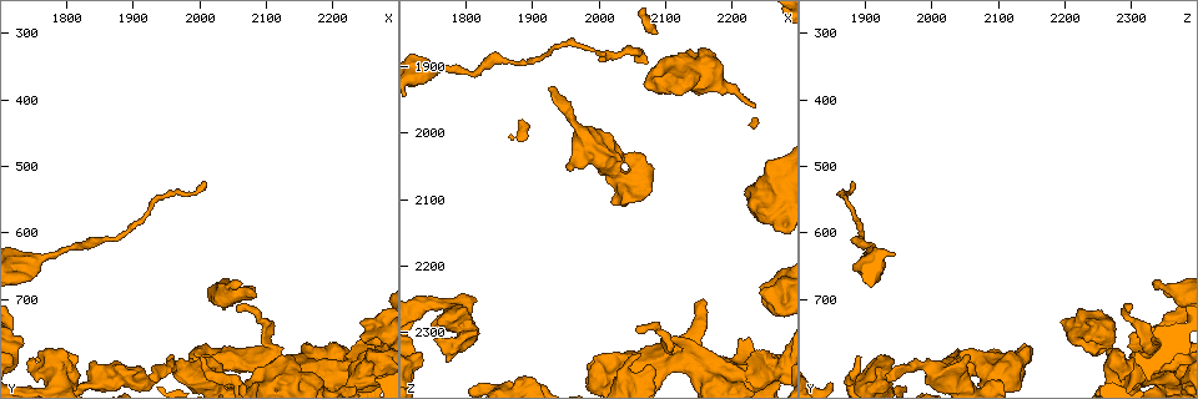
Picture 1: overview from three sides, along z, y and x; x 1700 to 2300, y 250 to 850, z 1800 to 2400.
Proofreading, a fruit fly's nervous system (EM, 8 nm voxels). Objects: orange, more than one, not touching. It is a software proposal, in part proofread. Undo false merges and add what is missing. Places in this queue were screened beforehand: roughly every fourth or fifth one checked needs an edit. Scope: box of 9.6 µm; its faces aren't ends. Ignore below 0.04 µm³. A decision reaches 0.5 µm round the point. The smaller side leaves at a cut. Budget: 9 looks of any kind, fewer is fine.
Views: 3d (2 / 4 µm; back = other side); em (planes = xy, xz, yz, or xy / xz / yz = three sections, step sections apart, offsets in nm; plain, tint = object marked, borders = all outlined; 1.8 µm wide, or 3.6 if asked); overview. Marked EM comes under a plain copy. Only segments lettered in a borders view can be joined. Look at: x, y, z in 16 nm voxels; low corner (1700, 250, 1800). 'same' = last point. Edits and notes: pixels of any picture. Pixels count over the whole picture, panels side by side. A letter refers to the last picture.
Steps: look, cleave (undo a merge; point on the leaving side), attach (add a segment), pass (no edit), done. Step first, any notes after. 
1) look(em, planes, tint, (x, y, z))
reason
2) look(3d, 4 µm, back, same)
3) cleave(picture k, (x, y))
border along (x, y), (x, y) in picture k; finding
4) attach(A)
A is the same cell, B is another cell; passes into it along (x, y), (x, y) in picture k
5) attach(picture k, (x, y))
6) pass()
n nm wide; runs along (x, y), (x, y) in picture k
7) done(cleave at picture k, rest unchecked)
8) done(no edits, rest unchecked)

look(3d, 4 µm, (2260, 740, 2245))
sudden change in width

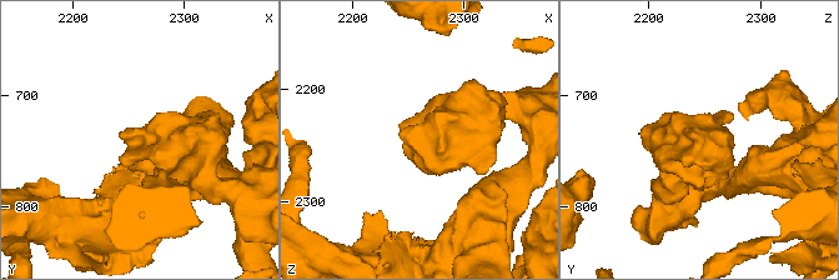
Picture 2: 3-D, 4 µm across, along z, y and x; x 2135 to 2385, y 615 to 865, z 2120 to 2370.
look(em, 3.6 µm, planes, tint, (2258, 740, 2246))
shape alone is not enough

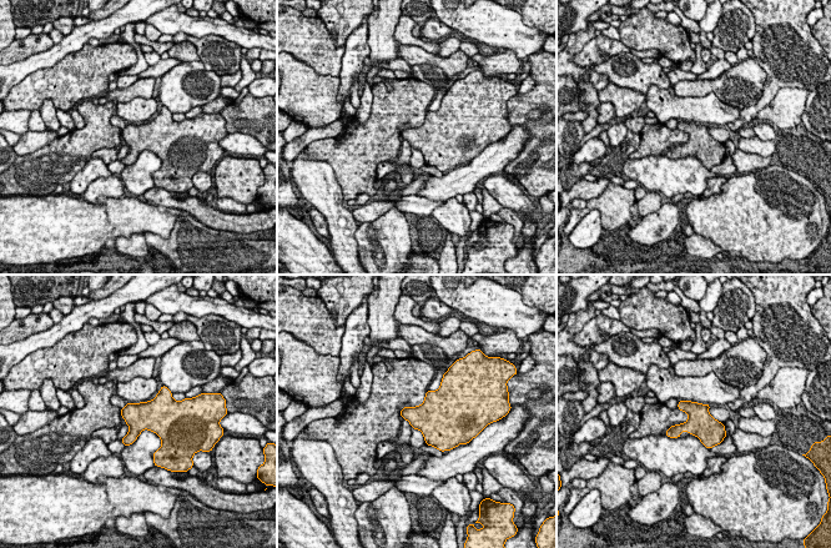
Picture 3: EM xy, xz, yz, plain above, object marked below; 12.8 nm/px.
look(em, 3.6 µm, planes, borders, same)
see the neighbours

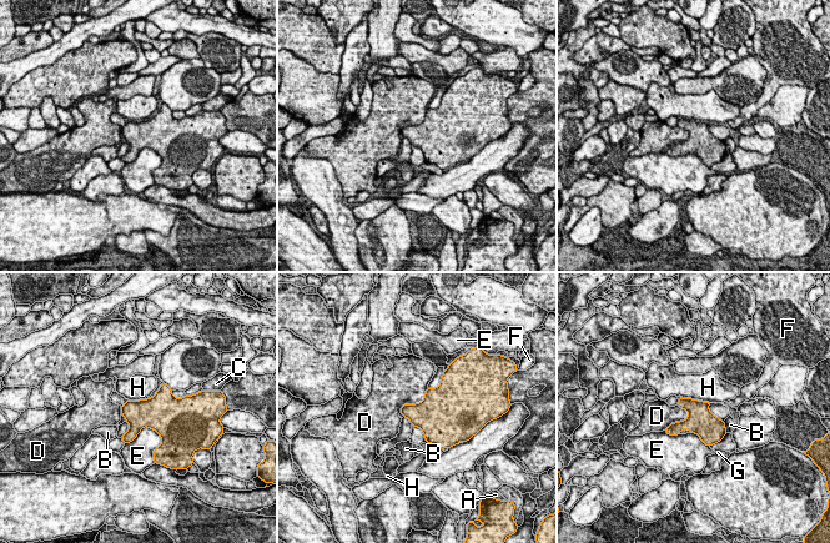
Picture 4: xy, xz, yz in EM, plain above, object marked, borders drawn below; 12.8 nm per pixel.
pass()
340 nm wide; A, B, C, D, E, F, G and H are other cells; border along (427, 387), (419, 402), (400, 412) in picture 4; continuous, no second neuron

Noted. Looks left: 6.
look(3d, 4 µm, (2255, 800, 2140))
free end

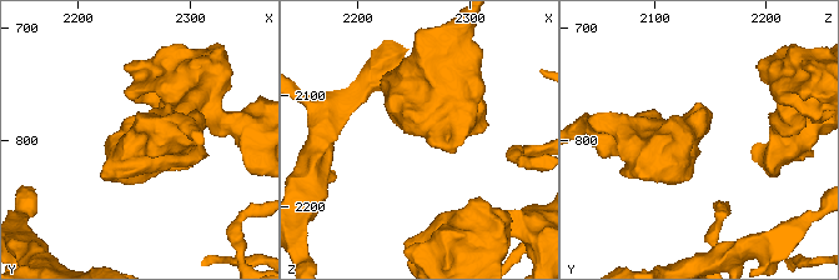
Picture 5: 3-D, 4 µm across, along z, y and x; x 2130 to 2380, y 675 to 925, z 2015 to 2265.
look(em, 3.6 µm, yz, step 4, borders, (2248, 798, 2138))

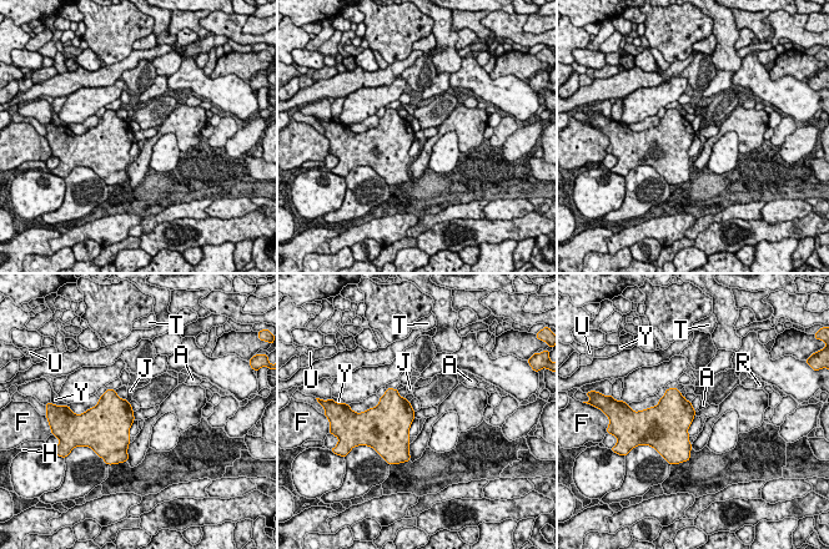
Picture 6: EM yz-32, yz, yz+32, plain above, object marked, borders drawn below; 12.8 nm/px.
pass()
F touches over 180 nm; A, F, H, J, R, T, U and Y are other cells; border along (132, 412), (135, 419) in picture 6; none of them fits

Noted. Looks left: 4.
look(em, xy, step 16, borders, (2080, 695, 2355))
free end

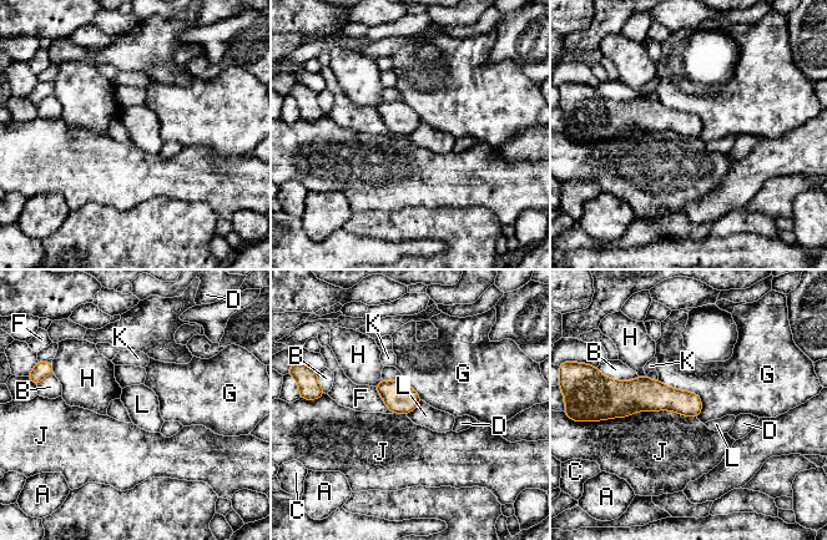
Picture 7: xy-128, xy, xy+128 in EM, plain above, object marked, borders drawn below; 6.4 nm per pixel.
pass()
A, B, C, D, F, G, H, J, K and L are other cells; border along (422, 400), (406, 414) in picture 7; none of them fits

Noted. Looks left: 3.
look(3d, 2 µm, (1990, 810, 2340))
branch stops here

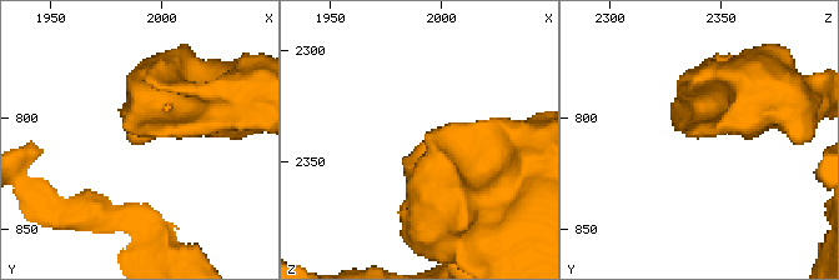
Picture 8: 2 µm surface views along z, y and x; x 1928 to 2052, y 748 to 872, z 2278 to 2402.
look(em, planes, borders, (1993, 807, 2339))

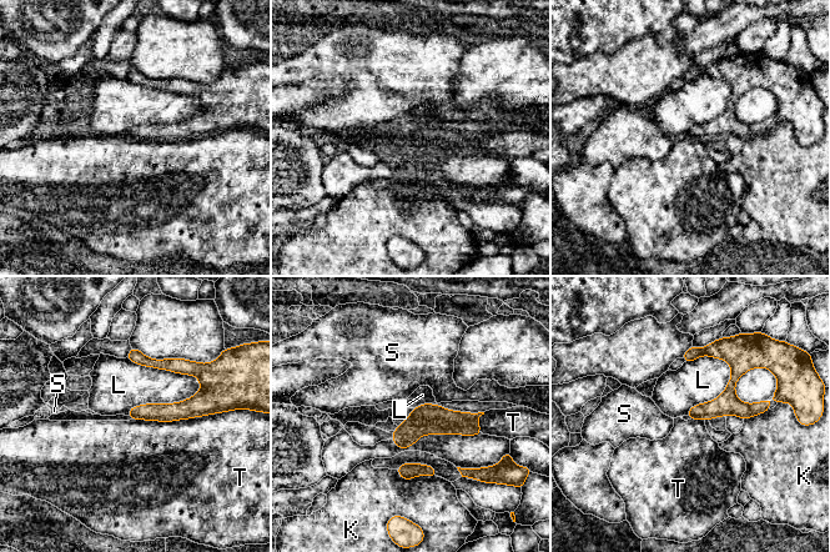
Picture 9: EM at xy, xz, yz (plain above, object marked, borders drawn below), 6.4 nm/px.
pass()
T touches over 550 nm; K, L, S and T are other cells; border along (126, 357), (194, 375), (201, 389) in picture 9; none of them fits

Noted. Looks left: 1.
done(no edits, rest unchecked)

